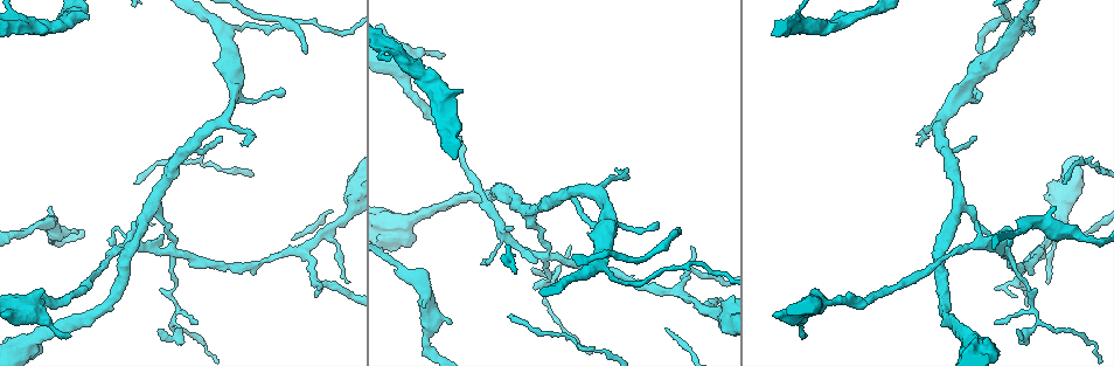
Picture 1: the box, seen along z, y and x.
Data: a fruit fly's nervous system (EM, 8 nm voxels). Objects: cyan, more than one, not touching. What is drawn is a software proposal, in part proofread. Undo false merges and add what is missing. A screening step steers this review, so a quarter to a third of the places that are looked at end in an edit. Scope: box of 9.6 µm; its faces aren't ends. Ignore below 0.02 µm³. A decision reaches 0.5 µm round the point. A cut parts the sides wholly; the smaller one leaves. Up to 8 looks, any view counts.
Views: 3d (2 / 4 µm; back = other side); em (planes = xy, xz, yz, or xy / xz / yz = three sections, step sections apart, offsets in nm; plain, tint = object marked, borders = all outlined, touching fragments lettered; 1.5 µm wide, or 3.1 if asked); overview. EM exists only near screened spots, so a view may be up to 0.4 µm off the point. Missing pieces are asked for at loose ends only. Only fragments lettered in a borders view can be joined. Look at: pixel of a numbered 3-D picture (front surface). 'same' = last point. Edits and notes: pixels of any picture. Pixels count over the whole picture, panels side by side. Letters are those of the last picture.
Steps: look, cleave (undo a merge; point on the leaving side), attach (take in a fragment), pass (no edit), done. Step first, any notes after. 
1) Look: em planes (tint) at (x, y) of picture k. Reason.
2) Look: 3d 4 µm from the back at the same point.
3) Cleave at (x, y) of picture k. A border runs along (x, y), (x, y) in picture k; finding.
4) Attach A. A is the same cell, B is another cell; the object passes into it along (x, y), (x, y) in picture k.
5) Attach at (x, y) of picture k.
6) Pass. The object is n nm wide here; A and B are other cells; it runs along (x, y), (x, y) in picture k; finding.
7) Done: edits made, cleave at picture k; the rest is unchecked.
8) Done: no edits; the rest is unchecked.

Look: em xz step 4 (borders) at (451, 323) of picture 1. Tapers out.

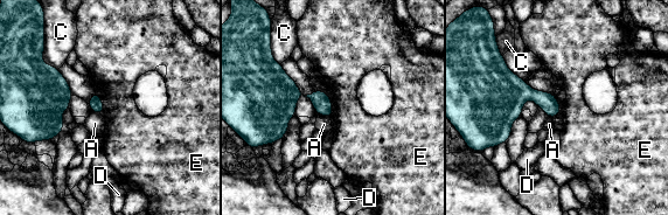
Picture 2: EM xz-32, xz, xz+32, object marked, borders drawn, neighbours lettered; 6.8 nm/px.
Look: em planes (borders) at the same point.

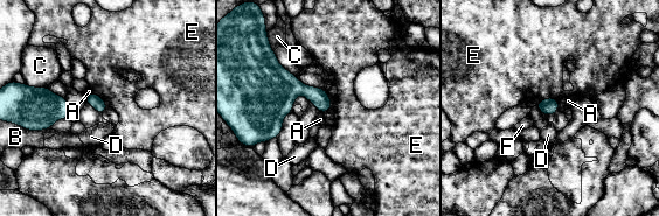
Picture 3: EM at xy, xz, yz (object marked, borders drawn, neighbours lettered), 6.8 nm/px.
Pass. The object is 90 nm wide here; A, B, C, D, E and F are other cells; a border runs along (557, 99), (545, 98), (535, 104) in picture 3; no lettered fragment goes on from it.

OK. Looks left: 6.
Look: em planes (tint) at (544, 255) of picture 1. Four arms meet.

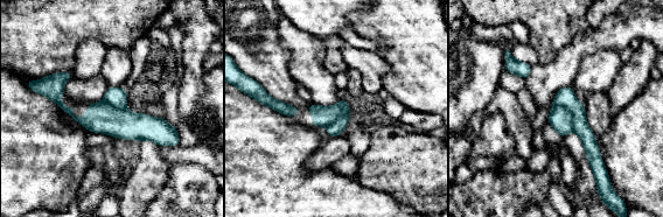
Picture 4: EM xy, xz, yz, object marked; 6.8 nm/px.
Look: em planes (borders) at the same point. See the neighbours.

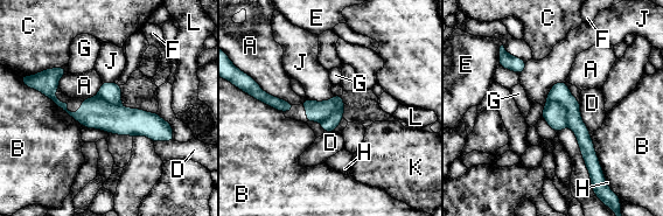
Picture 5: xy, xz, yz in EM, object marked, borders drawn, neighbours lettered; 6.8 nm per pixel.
Cleave at (555, 113) of picture 5. The longest contact is with B, 480 nm; A, B, C, D, E, F, G, H, J, K and L are other cells; the part that leaves runs along (41, 82), (75, 116), (169, 136) in picture 5; a second neuron is stuck on.

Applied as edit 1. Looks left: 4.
Done: edits made, cleave at picture 5; the rest is unchecked.

